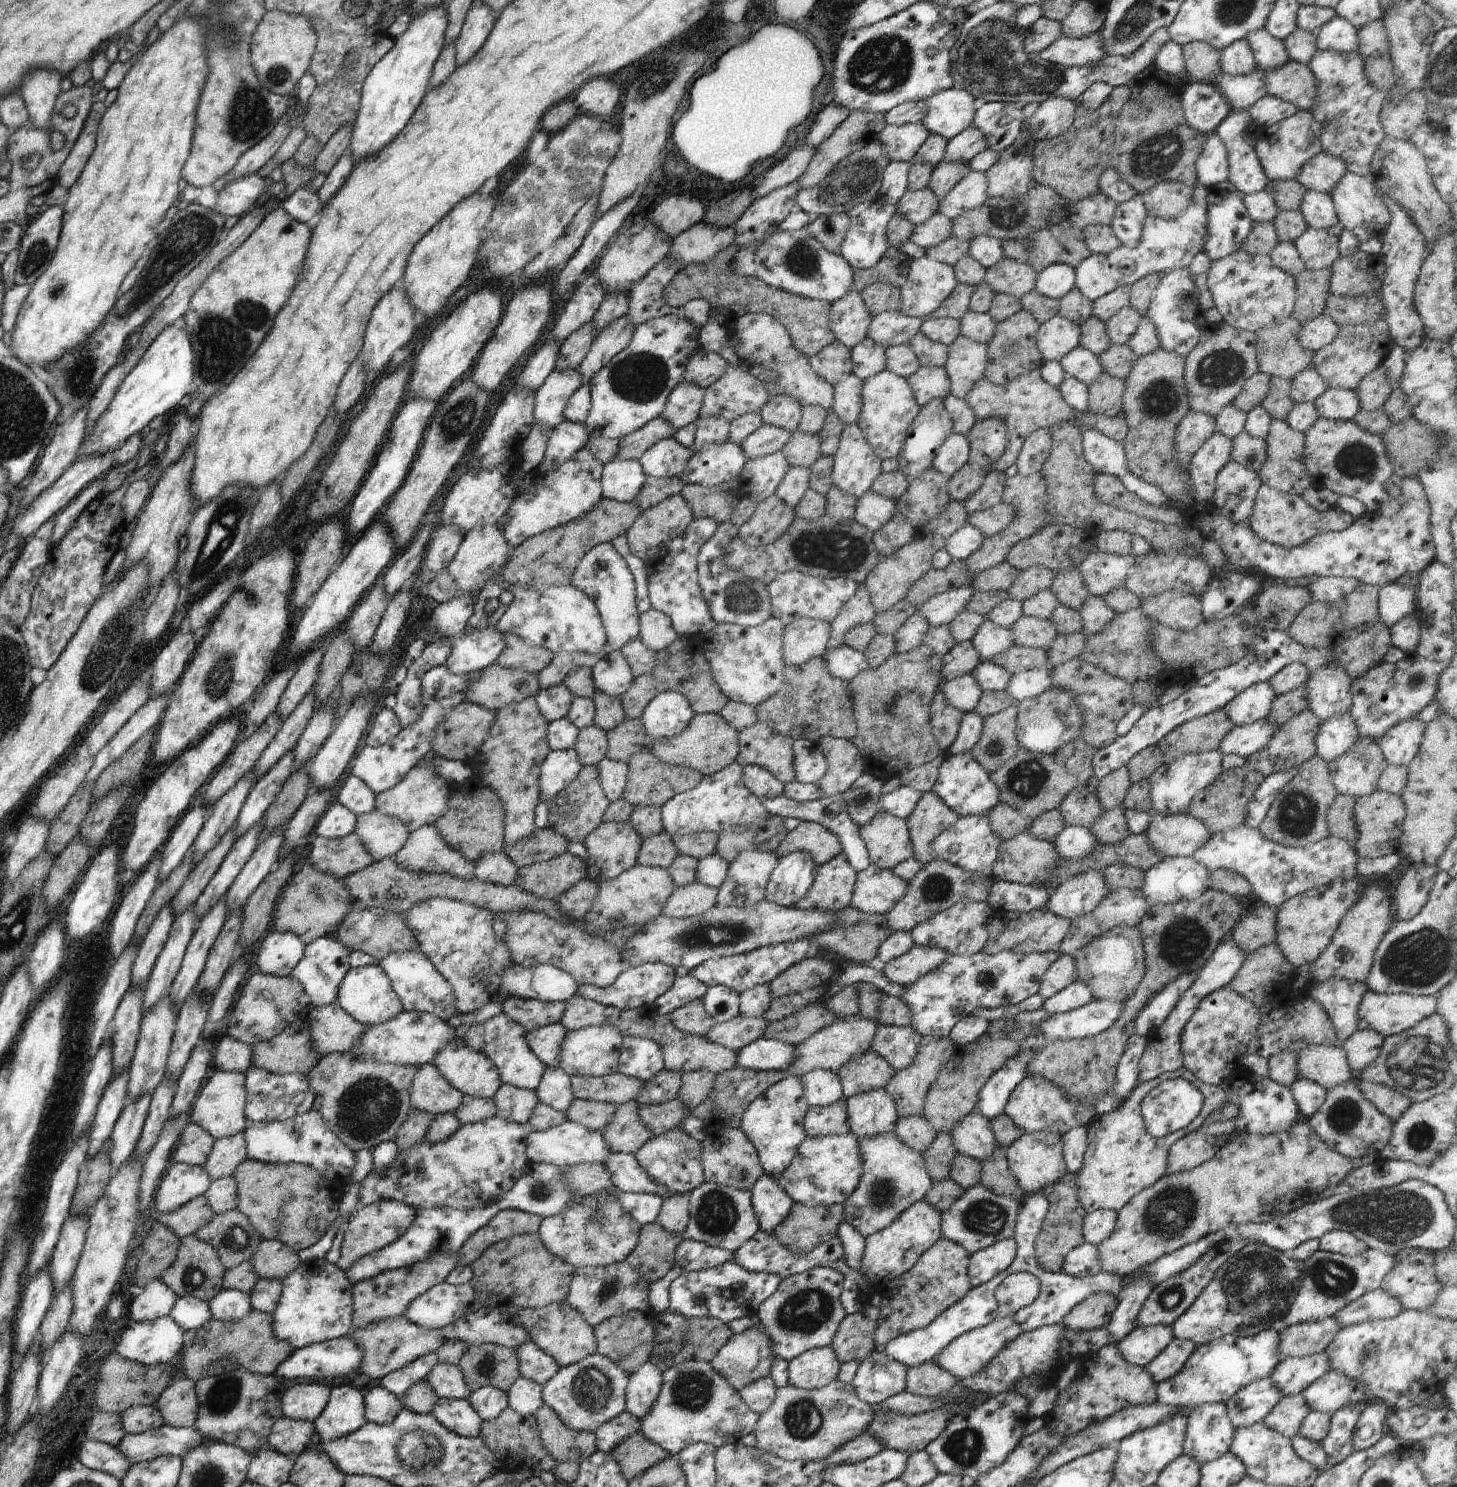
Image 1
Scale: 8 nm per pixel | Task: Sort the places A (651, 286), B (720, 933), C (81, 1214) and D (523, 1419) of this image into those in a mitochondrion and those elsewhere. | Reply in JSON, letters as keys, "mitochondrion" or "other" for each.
{"A":"other","B":"mitochondrion","C":"other","D":"other"}

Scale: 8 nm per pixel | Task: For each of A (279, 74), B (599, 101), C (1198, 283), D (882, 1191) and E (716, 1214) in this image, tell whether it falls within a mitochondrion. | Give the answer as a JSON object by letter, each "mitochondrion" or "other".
{"A":"mitochondrion","B":"other","C":"other","D":"mitochondrion","E":"mitochondrion"}

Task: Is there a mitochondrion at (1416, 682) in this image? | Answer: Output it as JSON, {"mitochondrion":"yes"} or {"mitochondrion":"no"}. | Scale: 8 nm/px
{"mitochondrion":"yes"}

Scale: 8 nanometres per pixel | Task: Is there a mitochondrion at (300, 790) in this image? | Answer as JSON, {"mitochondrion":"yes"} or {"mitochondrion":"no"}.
{"mitochondrion":"yes"}

